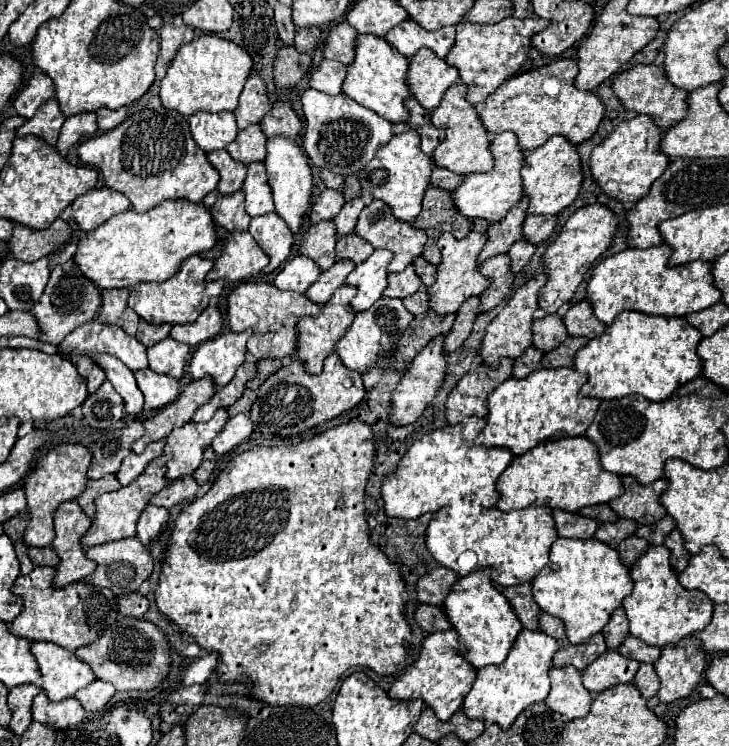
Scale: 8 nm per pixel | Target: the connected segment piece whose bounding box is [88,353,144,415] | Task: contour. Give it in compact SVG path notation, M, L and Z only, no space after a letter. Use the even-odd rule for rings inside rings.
M88 353L90 357L94 357L94 361L106 371L108 381L112 383L112 387L122 395L126 411L130 415L138 415L144 411L144 395L140 393L134 373L116 357L112 355L96 355L96 353Z

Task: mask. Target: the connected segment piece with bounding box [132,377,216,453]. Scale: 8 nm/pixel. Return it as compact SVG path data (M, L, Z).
M210 377L192 381L174 403L170 403L168 407L160 409L152 419L144 421L146 433L142 439L138 439L132 445L134 453L142 453L146 449L148 443L158 441L168 437L168 433L180 425L186 425L192 421L192 415L196 413L198 407L206 405L210 401L210 397L216 393L216 383L212 383Z

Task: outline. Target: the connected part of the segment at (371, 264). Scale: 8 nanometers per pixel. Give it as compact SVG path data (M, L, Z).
M376 249L364 263L356 265L348 275L346 283L358 287L356 297L350 301L354 311L364 311L374 305L388 287L388 261L392 261L392 253L388 249Z

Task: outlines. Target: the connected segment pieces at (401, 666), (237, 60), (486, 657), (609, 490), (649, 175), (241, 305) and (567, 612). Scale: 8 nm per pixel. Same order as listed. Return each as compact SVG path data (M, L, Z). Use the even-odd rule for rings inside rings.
M350 421L350 423L344 423L344 425L338 425L338 427L332 427L324 433L318 433L314 435L312 439L306 439L298 445L290 445L290 447L252 447L244 453L240 453L238 457L234 457L228 467L218 475L218 479L214 481L212 489L204 495L204 497L198 497L194 499L176 519L176 525L174 525L174 531L172 531L172 539L168 543L168 553L166 553L166 559L164 559L164 569L162 569L162 575L160 575L160 585L156 587L156 603L158 603L158 609L168 615L174 623L180 625L180 629L188 635L192 635L204 649L208 651L214 651L218 653L220 657L220 665L218 665L218 673L220 673L220 681L244 681L246 677L252 679L254 683L254 689L252 689L252 695L258 697L260 701L266 701L270 705L306 705L306 707L312 707L320 701L324 701L332 691L334 687L338 685L340 677L352 669L352 667L370 667L374 669L376 673L380 675L390 675L390 673L400 673L408 667L408 663L412 659L408 659L408 643L412 639L412 629L408 625L408 619L406 619L406 597L408 597L408 589L406 589L406 581L398 569L398 565L394 565L372 541L370 541L370 535L368 535L368 521L366 521L366 507L364 507L364 497L366 497L366 481L368 481L368 475L372 473L374 469L374 457L376 457L376 439L374 439L374 433L372 433L372 427L364 421Z
M200 35L192 43L182 45L168 67L168 73L160 83L162 105L182 115L194 115L198 111L234 111L252 65L250 53L240 49L240 45L216 35Z
M492 569L474 571L456 581L450 595L444 601L444 611L460 635L460 643L466 647L466 659L476 667L500 665L504 663L506 655L510 653L518 633L524 629L516 611L508 605L508 599L494 587L492 583Z
M582 435L544 441L534 449L514 457L508 469L500 475L498 491L500 501L496 503L496 509L502 511L524 509L528 505L548 505L552 509L574 513L586 505L608 503L614 497L620 497L620 493L624 493L624 485L620 475L602 469L596 445Z
M638 115L630 121L620 123L592 151L590 157L590 169L600 189L624 203L638 201L640 197L648 195L652 181L656 181L656 177L660 177L670 165L670 157L664 157L664 153L660 153L660 137L664 137L664 131L648 115Z
M242 283L238 285L230 297L228 297L228 327L236 333L244 329L254 329L254 335L248 339L248 351L254 355L254 359L290 359L296 355L296 321L306 315L320 313L320 305L310 301L304 293L288 293L282 289L276 289L272 283Z
M556 539L550 547L550 561L544 571L532 581L532 595L542 611L560 617L566 623L566 635L572 643L584 643L592 635L600 633L608 623L608 617L622 605L624 597L634 589L634 581L630 579L630 569L620 561L614 547L604 545L596 539Z

